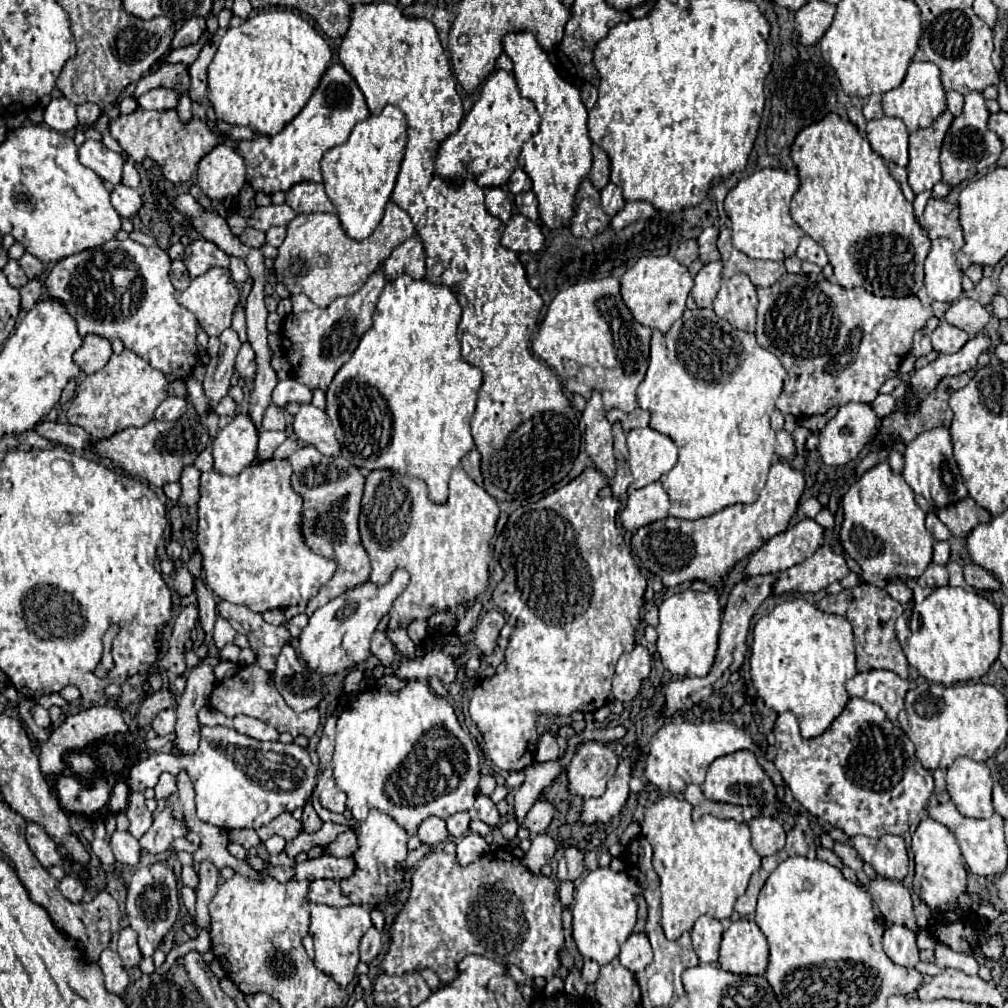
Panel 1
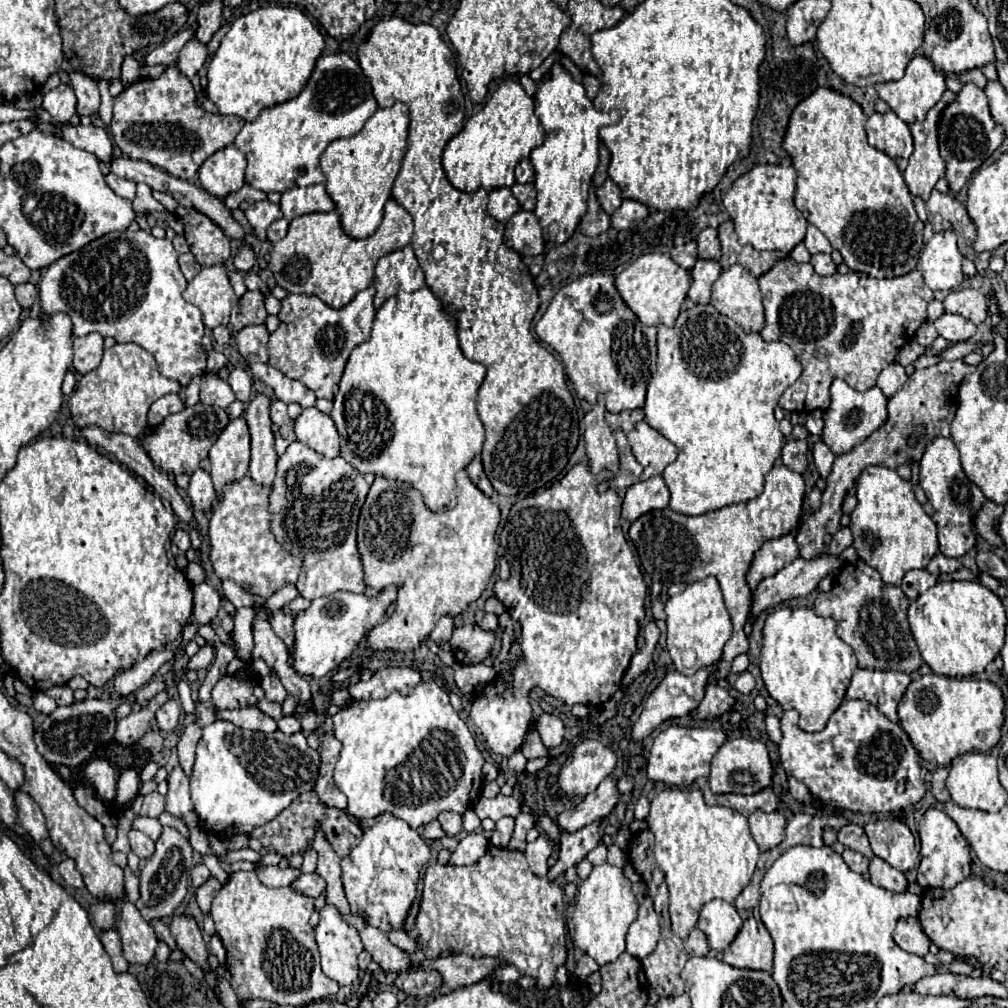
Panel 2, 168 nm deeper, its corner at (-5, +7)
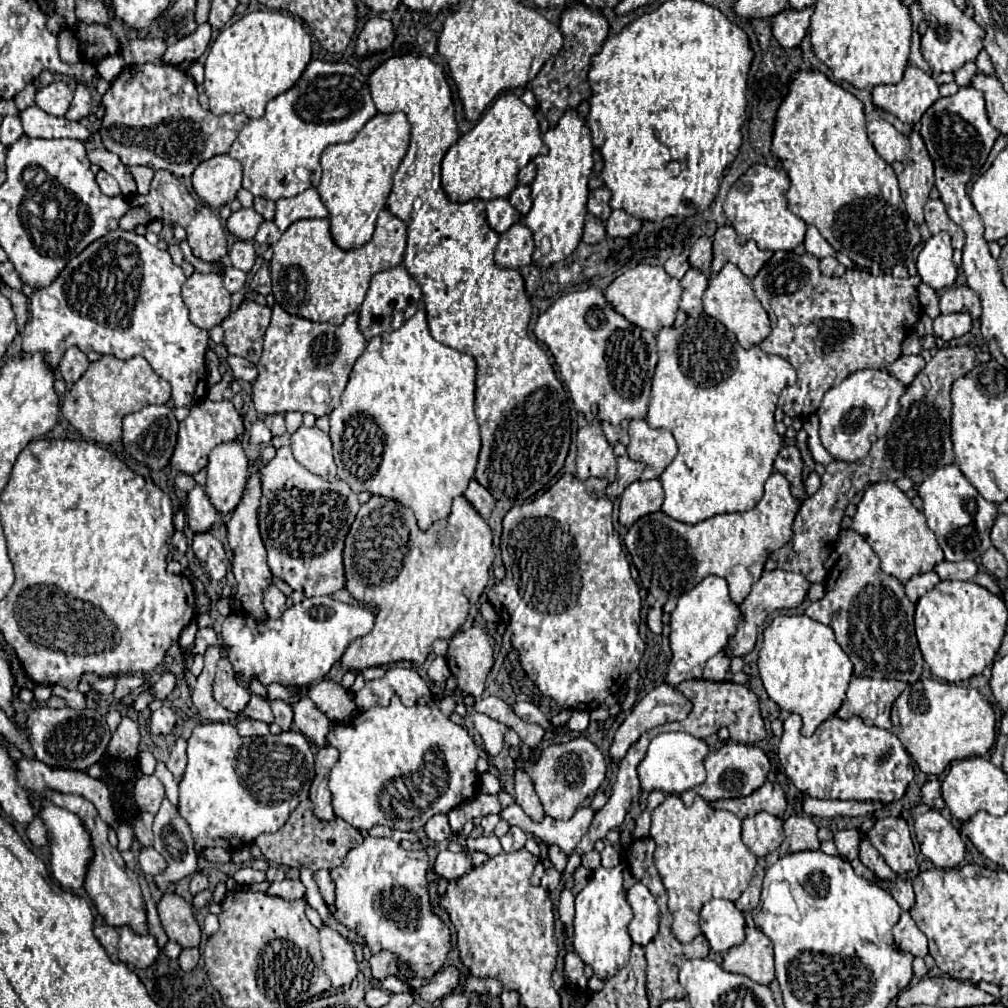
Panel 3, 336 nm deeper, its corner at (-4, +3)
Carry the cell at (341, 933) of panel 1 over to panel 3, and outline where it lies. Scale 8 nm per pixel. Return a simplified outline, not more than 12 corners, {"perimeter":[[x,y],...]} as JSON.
{"perimeter":[[321,928],[323,970],[333,988],[349,988],[359,968],[353,946]]}

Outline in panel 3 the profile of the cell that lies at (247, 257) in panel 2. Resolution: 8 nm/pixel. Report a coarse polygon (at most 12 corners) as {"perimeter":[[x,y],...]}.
{"perimeter":[[237,240],[229,250],[231,264],[249,272],[255,248],[249,240]]}

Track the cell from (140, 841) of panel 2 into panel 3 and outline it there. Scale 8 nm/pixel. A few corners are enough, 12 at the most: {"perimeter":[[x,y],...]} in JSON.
{"perimeter":[[141,848],[139,866],[155,876],[167,860],[155,848]]}

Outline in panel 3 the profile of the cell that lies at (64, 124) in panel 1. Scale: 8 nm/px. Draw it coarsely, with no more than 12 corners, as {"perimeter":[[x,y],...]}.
{"perimeter":[[65,82],[37,90],[35,104],[63,116],[73,100]]}

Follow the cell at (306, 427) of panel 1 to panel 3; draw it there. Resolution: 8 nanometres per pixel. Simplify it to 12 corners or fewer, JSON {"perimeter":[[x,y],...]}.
{"perimeter":[[301,426],[291,436],[295,460],[335,480],[331,438]]}

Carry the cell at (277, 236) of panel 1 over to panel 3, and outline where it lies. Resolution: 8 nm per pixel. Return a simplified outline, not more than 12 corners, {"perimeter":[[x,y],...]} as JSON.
{"perimeter":[[263,222],[255,234],[259,244],[275,244],[281,232],[273,222]]}

